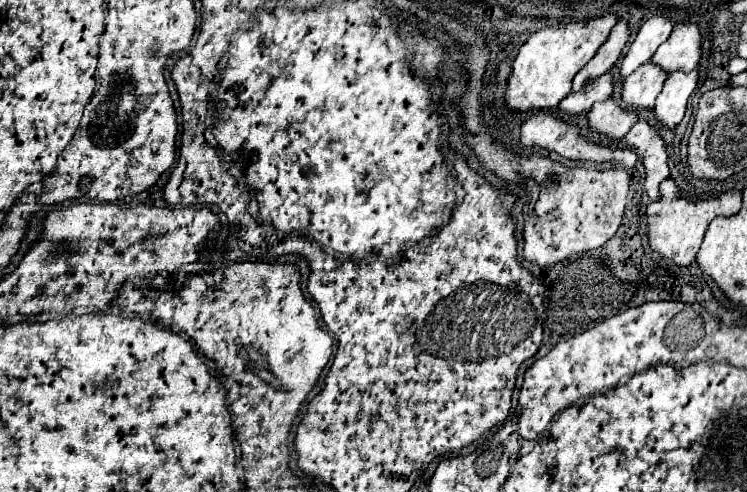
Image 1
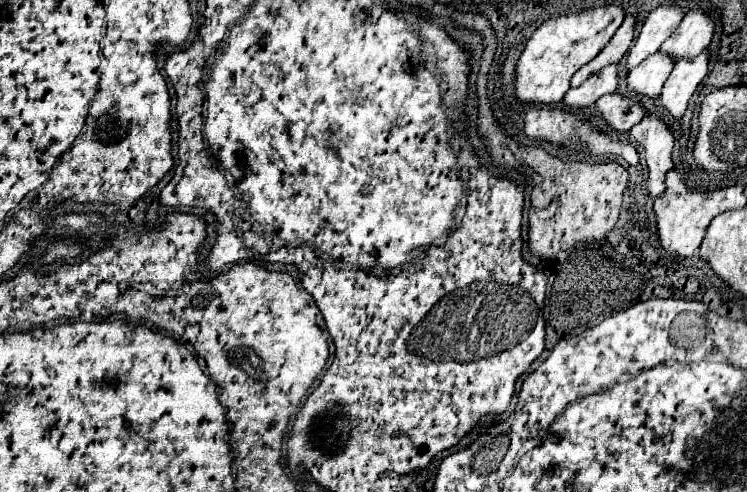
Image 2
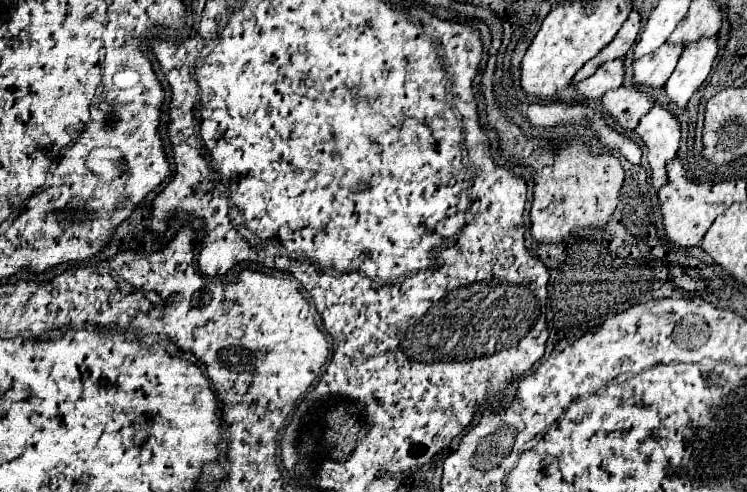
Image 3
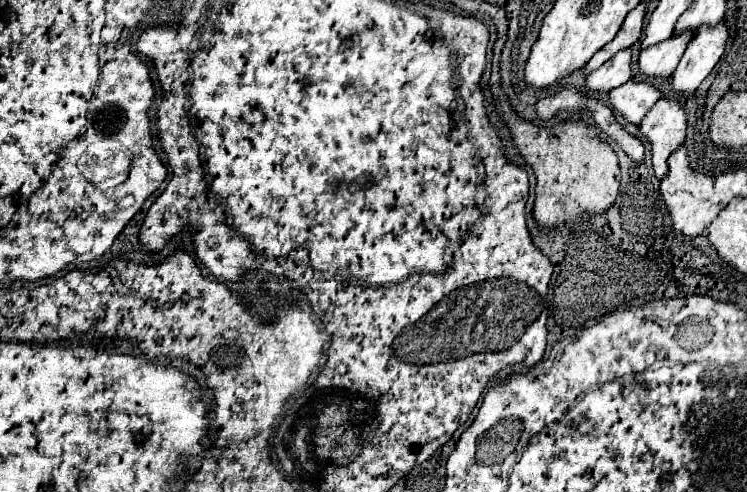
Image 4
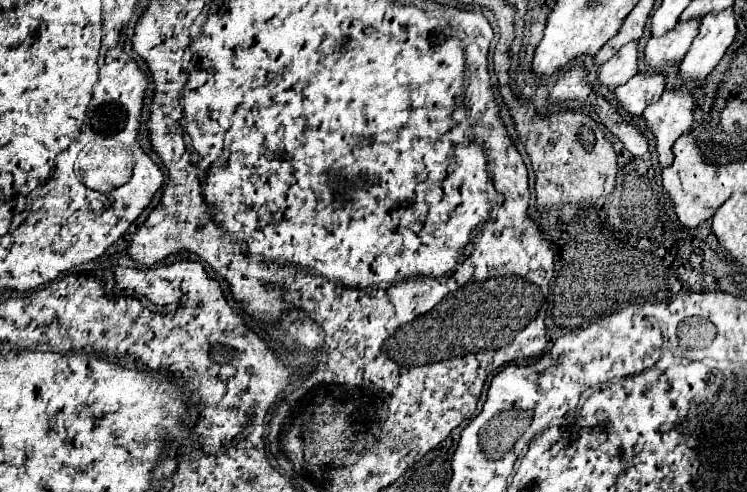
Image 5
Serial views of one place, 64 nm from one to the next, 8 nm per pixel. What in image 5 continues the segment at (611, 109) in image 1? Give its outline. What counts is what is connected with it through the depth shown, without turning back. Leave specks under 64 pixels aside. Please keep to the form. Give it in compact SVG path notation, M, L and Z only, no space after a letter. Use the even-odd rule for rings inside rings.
M636 74L626 84L614 90L620 106L632 116L642 116L644 108L654 104L664 92L664 76L662 74Z

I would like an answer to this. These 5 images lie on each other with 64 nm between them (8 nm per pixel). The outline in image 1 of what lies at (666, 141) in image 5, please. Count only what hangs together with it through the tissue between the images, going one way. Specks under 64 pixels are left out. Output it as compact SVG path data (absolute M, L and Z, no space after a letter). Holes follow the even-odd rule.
M636 122L632 130L622 138L622 142L626 148L640 152L642 164L646 168L644 188L652 202L658 200L660 198L658 186L668 178L668 166L666 166L668 154L660 134L648 122Z

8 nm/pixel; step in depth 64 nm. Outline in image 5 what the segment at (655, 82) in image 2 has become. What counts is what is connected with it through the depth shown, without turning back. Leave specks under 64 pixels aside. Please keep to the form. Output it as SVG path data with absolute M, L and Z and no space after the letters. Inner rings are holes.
M688 20L676 24L676 28L662 38L650 38L644 50L644 62L654 72L662 72L666 66L678 66L684 52L688 52L692 40L696 38L698 26L698 20Z

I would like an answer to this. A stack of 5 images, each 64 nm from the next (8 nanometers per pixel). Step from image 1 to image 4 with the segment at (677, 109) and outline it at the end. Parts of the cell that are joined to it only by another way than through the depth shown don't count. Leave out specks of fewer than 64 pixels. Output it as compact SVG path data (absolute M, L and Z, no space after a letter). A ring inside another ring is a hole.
M720 22L714 28L702 26L690 40L678 68L674 70L670 78L670 88L676 94L694 94L700 82L712 72L712 68L720 60L728 36L730 32L726 22Z

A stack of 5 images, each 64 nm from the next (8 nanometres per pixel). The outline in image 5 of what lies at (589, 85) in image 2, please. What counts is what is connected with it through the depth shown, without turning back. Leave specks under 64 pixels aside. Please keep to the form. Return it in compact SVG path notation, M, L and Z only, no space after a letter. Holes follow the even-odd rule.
M630 42L600 66L596 82L608 90L614 90L620 84L626 84L636 72L638 72L636 42Z

